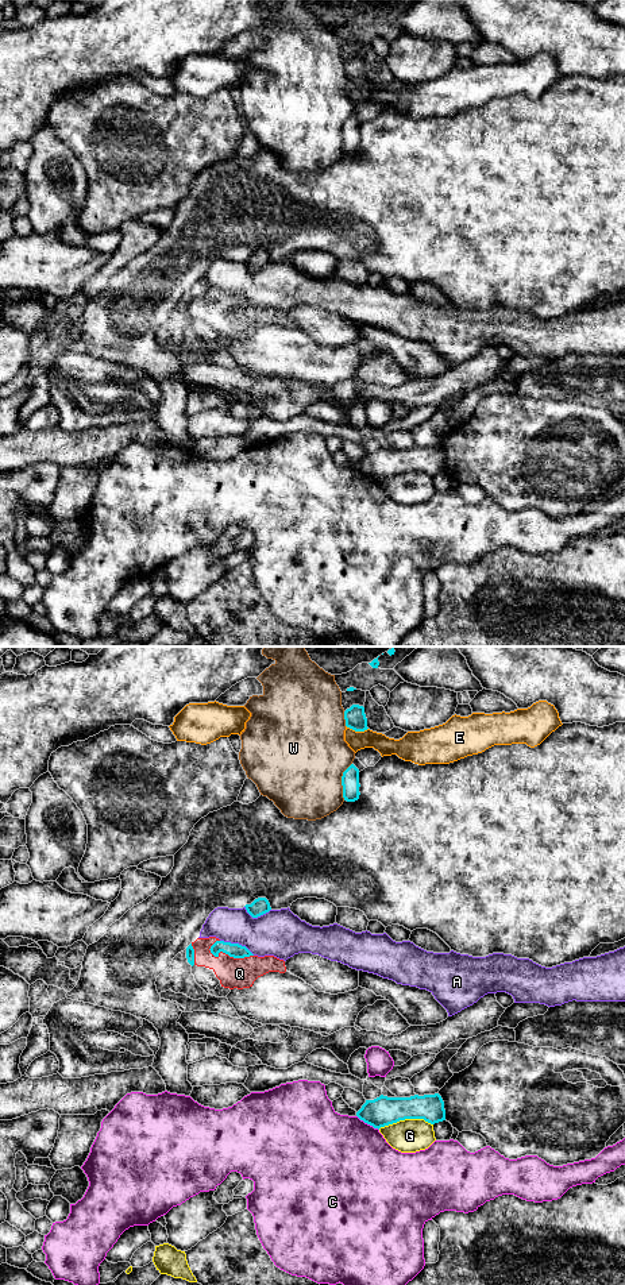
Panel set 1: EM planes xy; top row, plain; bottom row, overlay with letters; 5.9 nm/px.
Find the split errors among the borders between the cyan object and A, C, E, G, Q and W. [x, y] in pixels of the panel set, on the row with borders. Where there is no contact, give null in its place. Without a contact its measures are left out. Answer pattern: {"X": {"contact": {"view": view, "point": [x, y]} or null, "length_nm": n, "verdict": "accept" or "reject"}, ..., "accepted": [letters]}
{"A": {"contact": {"view": "xy", "point": [238, 944]}, "length_nm": 220, "verdict": "reject"}, "C": {"contact": {"view": "xy", "point": [367, 1123]}, "length_nm": 160, "verdict": "reject"}, "E": {"contact": {"view": "xy", "point": [357, 730]}, "length_nm": 140, "verdict": "reject"}, "G": {"contact": {"view": "xy", "point": [405, 1118]}, "length_nm": 320, "verdict": "reject"}, "Q": {"contact": {"view": "xy", "point": [231, 956]}, "length_nm": 280, "verdict": "accept"}, "W": {"contact": {"view": "xy", "point": [342, 782]}, "length_nm": 220, "verdict": "reject"}, "accepted": ["Q"]}

